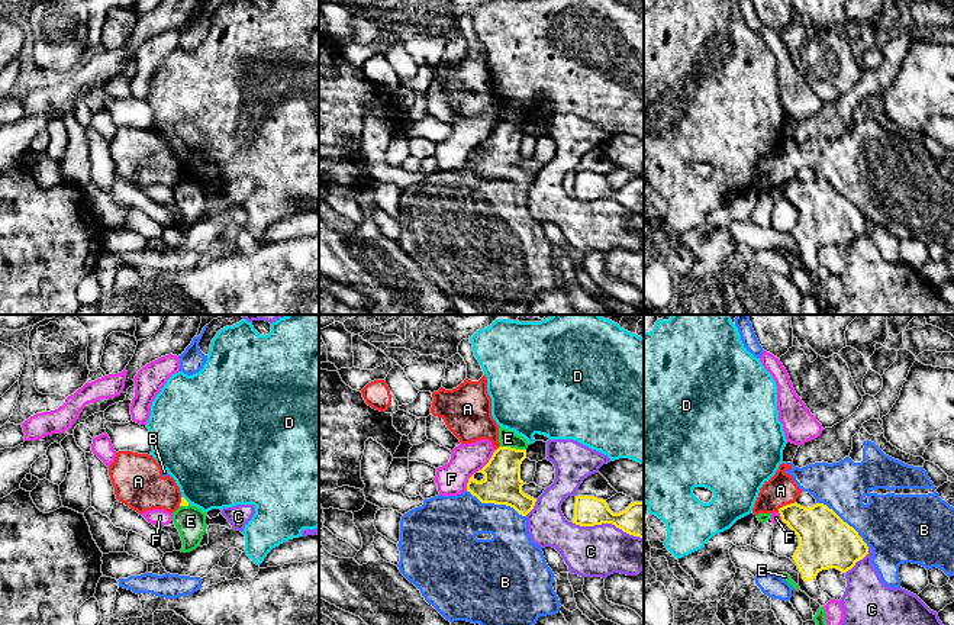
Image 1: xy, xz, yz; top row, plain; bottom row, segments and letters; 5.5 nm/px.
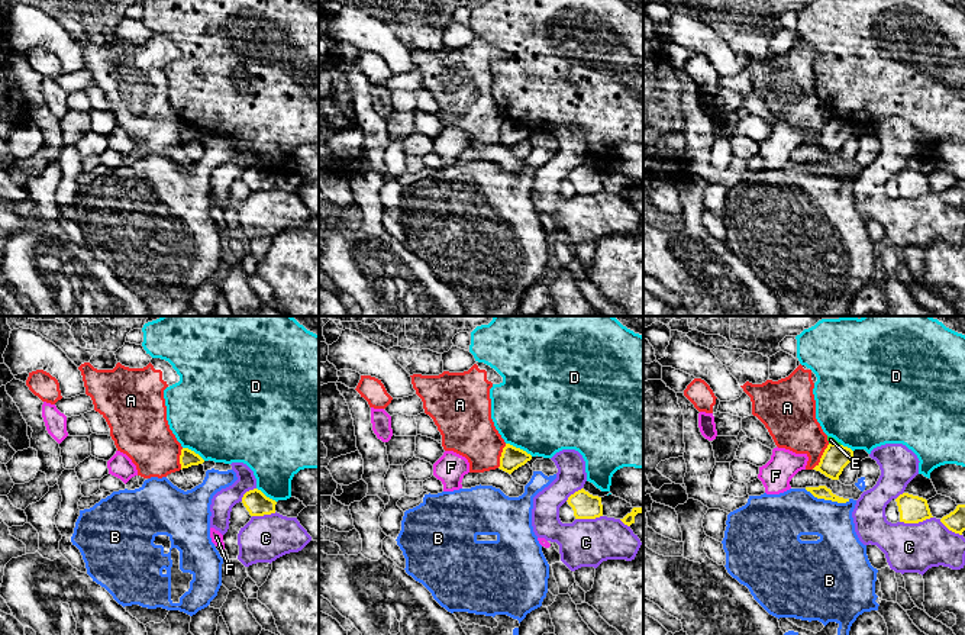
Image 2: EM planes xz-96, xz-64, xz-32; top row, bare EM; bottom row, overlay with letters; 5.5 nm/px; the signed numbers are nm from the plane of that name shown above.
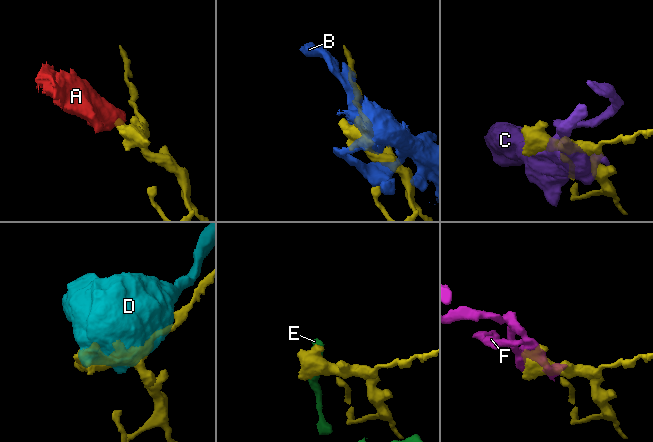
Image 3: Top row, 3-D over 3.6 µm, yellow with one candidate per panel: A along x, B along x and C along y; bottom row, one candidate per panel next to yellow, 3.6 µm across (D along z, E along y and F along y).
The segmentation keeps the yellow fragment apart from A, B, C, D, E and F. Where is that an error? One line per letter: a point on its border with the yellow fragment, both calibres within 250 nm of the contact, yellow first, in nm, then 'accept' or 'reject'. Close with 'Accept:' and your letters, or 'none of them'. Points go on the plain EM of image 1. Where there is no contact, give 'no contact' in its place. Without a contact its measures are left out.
A: yz (786, 180) | 260/170 nm | reject
B: xz (496, 179) | 220/280 nm | reject
C: xz (606, 197) | 200/280 nm | reject
D: xy (186, 176) | 40/460 nm | reject
E: xz (513, 123) | 220/100 nm | reject
F: xz (479, 145) | 220/180 nm | reject
Accept: none of them

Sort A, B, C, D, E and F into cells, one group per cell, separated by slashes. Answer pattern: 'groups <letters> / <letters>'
groups A B / C / D / E / F

